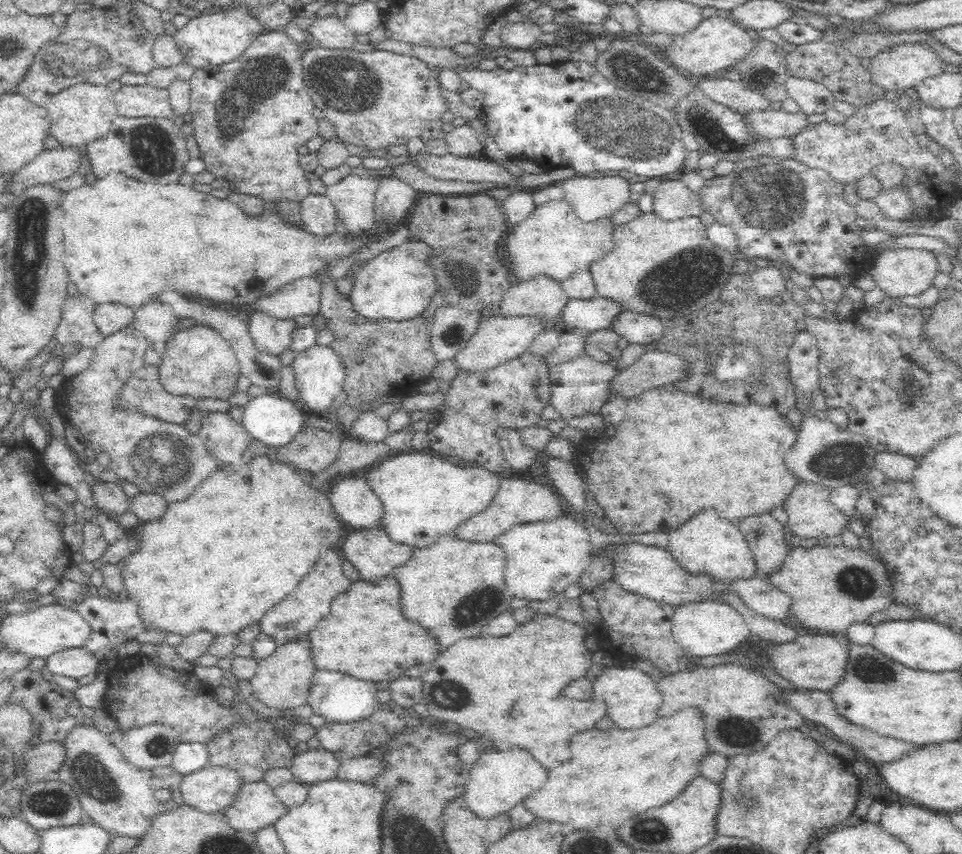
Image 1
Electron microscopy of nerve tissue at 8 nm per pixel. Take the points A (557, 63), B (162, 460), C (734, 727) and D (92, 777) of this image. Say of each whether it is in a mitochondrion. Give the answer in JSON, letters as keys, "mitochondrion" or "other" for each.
{"A":"other","B":"mitochondrion","C":"mitochondrion","D":"mitochondrion"}

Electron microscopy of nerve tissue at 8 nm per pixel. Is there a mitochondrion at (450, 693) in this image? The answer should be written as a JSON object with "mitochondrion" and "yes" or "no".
{"mitochondrion":"yes"}

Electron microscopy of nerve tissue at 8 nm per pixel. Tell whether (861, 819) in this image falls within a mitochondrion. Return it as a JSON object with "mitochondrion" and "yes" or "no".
{"mitochondrion":"no"}

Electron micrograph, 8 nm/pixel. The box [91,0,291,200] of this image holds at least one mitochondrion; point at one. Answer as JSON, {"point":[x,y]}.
{"point":[259,79]}

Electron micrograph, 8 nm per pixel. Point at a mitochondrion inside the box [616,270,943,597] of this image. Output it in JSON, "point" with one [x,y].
{"point":[904,393]}

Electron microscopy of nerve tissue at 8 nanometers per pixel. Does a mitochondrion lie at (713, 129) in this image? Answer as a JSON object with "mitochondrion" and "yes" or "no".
{"mitochondrion":"yes"}

